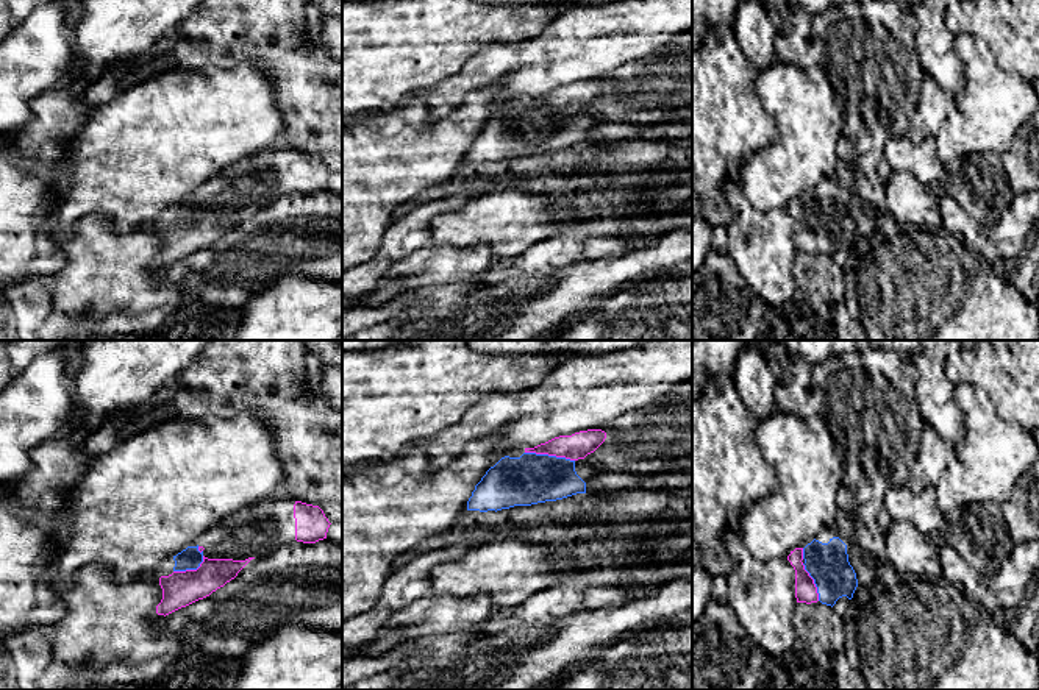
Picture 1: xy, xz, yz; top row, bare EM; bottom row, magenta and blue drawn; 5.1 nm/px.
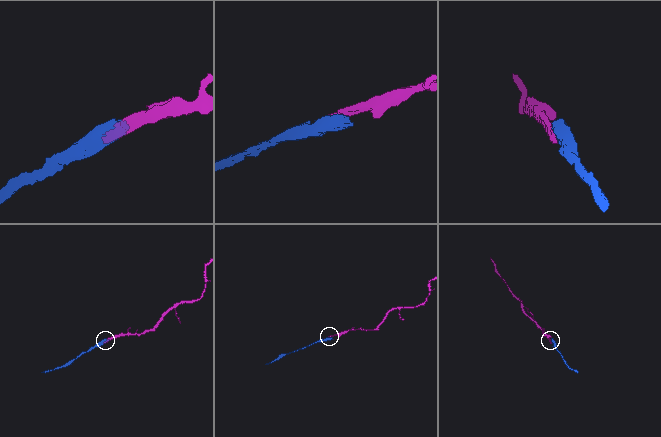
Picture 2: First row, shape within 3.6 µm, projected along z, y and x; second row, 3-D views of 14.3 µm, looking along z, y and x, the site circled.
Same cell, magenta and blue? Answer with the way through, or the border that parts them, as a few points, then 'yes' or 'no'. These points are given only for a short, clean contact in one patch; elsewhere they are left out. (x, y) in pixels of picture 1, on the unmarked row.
way xz (578, 96), (550, 105), (531, 128); yes

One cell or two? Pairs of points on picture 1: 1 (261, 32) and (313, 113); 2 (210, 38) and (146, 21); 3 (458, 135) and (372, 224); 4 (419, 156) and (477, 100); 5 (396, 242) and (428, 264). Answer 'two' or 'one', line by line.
1: one
2: two
3: one
4: one
5: two

